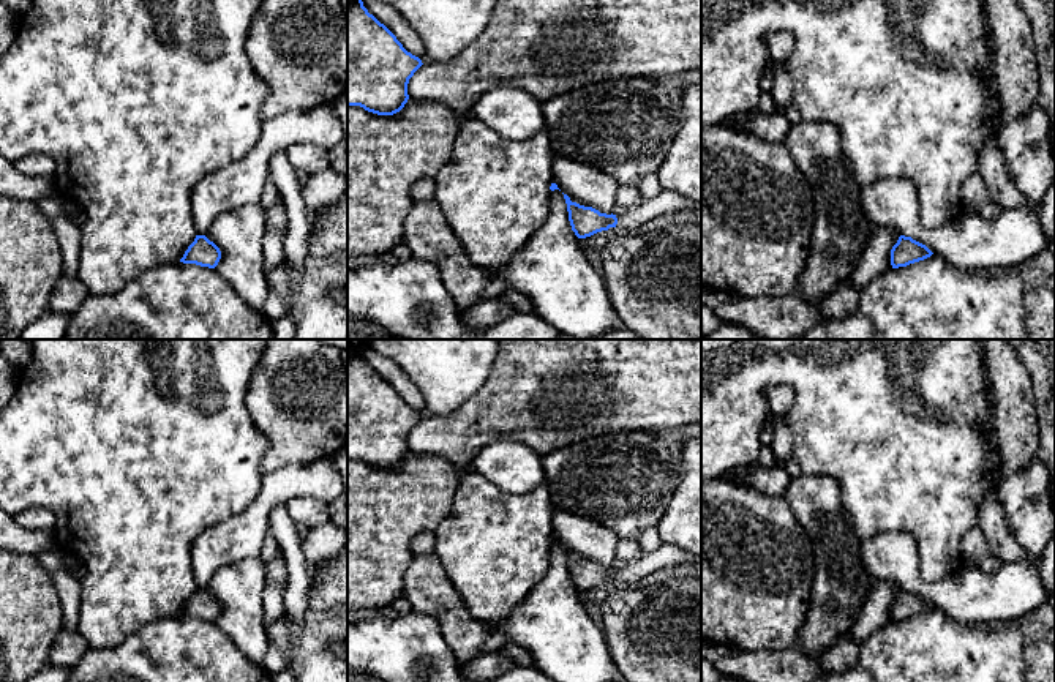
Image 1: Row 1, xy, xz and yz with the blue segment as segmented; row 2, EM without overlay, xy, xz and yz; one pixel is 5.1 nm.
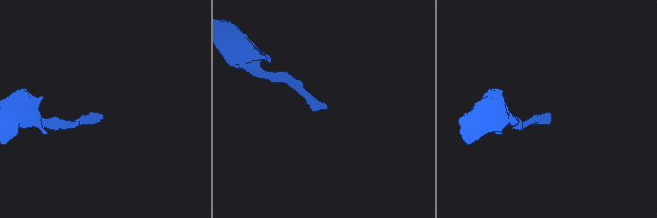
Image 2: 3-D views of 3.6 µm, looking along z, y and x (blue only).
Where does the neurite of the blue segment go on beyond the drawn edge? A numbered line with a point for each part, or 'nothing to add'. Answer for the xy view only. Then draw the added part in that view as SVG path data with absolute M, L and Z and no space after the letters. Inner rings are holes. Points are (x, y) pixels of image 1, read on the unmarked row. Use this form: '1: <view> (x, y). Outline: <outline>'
nothing to add

